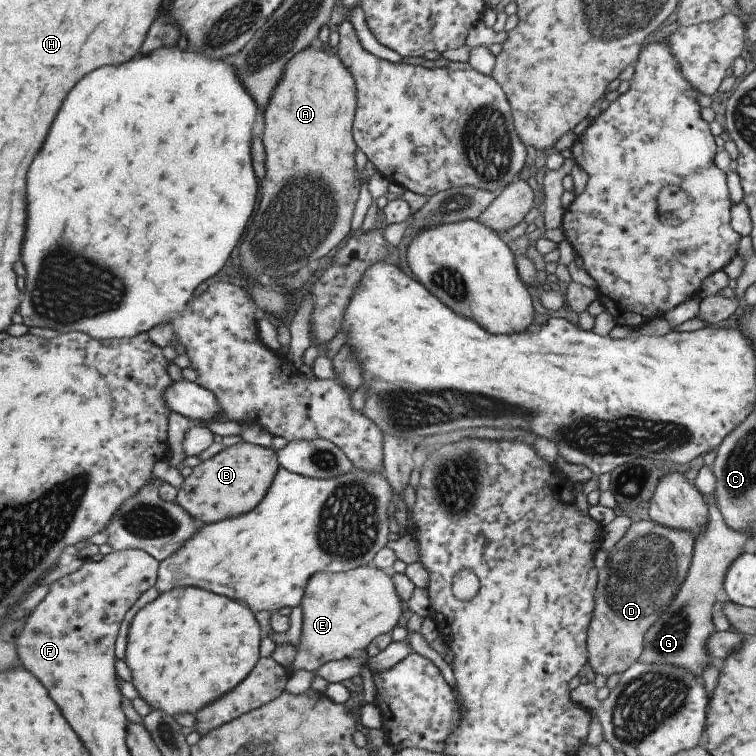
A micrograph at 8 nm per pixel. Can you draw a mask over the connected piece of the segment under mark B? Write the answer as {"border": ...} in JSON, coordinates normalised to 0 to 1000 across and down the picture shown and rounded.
{"border":[[[324,583],[313,585],[254,619],[234,647],[231,665],[267,694],[325,680],[345,664],[366,619],[365,598],[360,594]]]}

